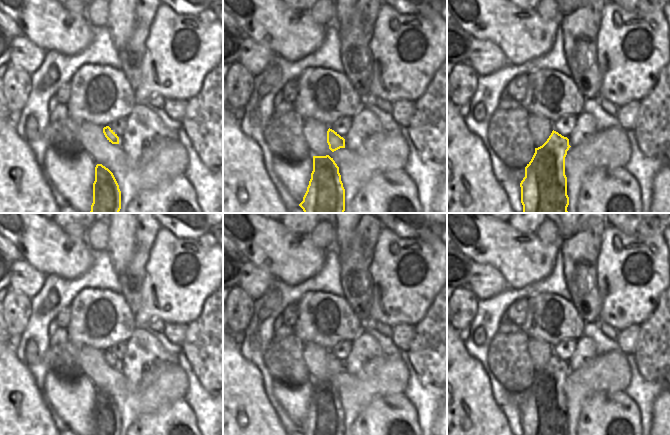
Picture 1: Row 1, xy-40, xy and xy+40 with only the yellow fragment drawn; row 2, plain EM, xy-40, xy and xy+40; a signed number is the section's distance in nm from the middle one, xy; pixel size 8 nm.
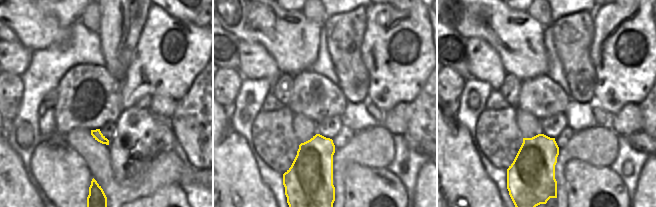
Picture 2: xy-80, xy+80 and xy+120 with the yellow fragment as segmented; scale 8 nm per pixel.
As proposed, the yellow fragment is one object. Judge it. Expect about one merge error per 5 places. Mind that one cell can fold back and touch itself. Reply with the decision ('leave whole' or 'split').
leave whole

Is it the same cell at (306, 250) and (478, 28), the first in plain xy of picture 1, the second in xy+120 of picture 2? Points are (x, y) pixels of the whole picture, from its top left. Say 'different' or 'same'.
same

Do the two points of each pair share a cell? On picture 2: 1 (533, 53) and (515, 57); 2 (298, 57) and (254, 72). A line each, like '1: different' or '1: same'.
1: same
2: different

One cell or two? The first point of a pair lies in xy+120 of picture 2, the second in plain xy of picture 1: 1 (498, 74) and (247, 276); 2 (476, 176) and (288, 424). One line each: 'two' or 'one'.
1: one
2: two

